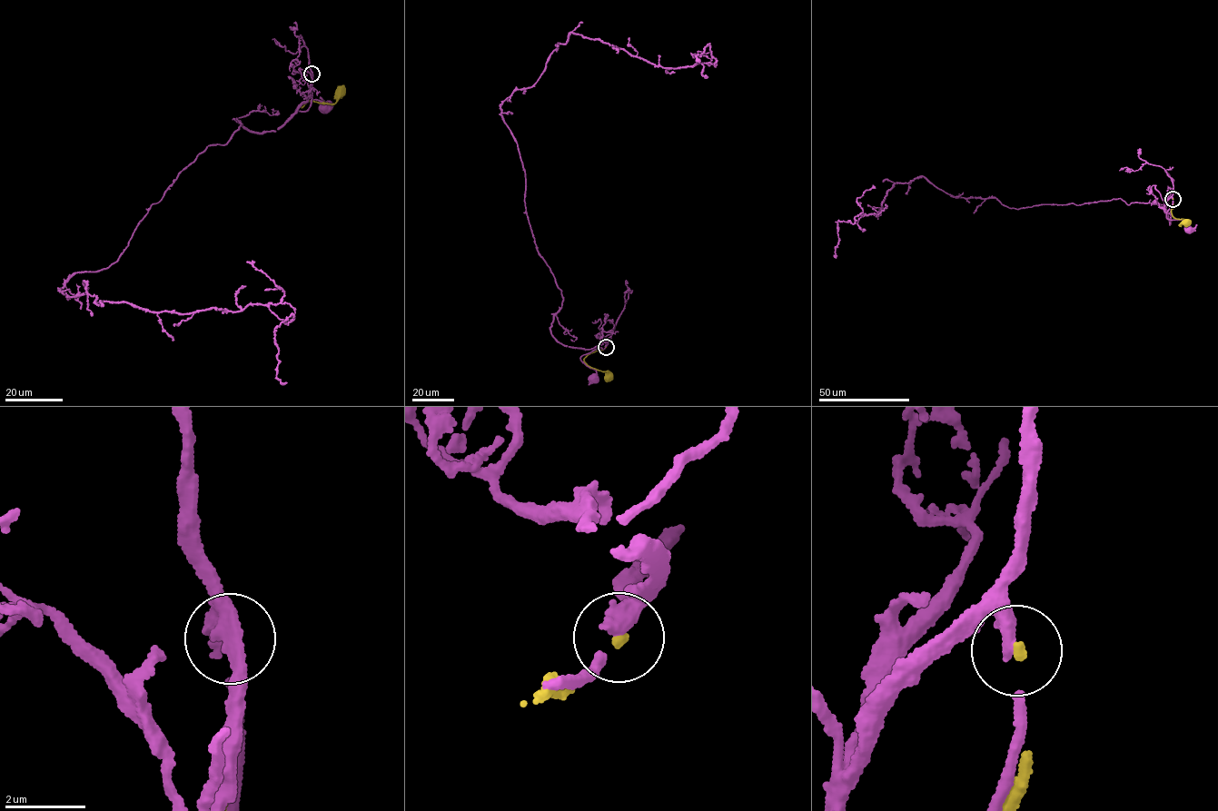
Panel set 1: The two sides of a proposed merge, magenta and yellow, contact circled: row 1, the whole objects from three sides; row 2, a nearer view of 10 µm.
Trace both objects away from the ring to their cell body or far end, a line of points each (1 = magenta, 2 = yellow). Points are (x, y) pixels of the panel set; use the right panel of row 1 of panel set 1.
1: (1173, 199), (1166, 216), (1170, 219), (1184, 219), (1188, 230)
2: (1173, 199), (1172, 215), (1183, 220), (1180, 226), (1186, 222)

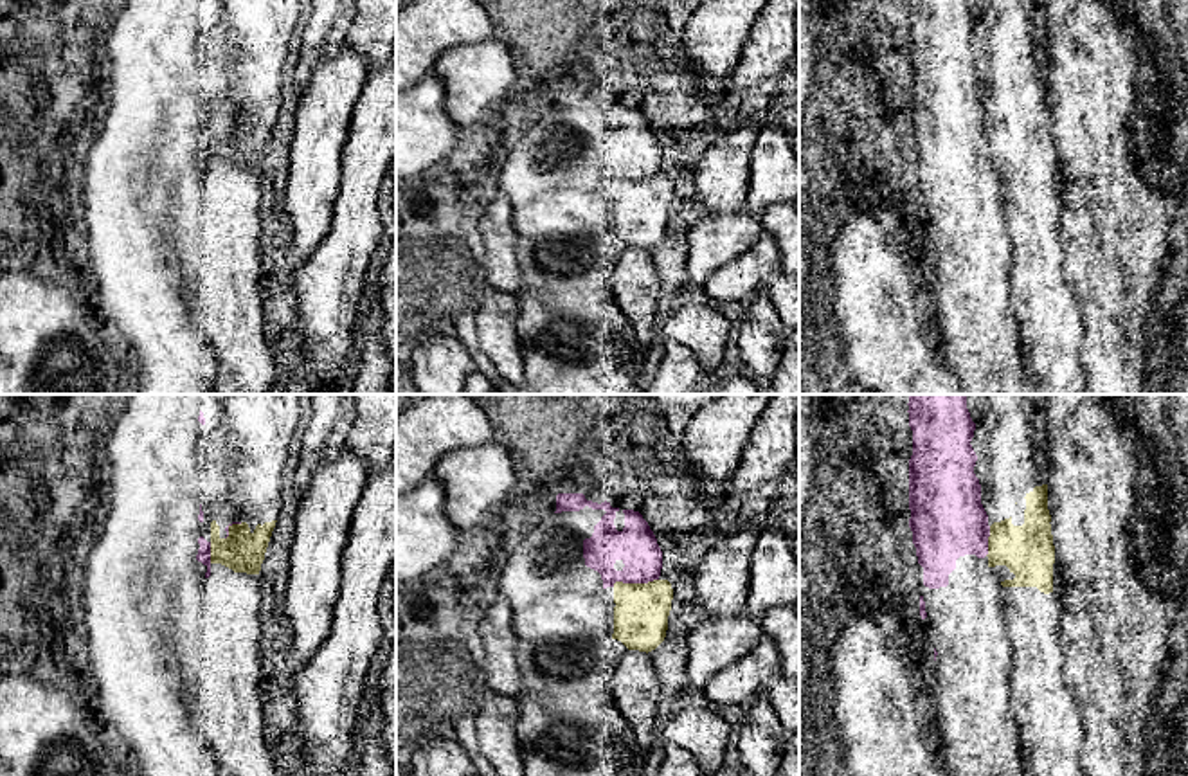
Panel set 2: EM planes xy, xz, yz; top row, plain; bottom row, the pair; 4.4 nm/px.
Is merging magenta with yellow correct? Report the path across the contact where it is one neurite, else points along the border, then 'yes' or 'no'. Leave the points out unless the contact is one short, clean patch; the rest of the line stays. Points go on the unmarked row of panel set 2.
no

